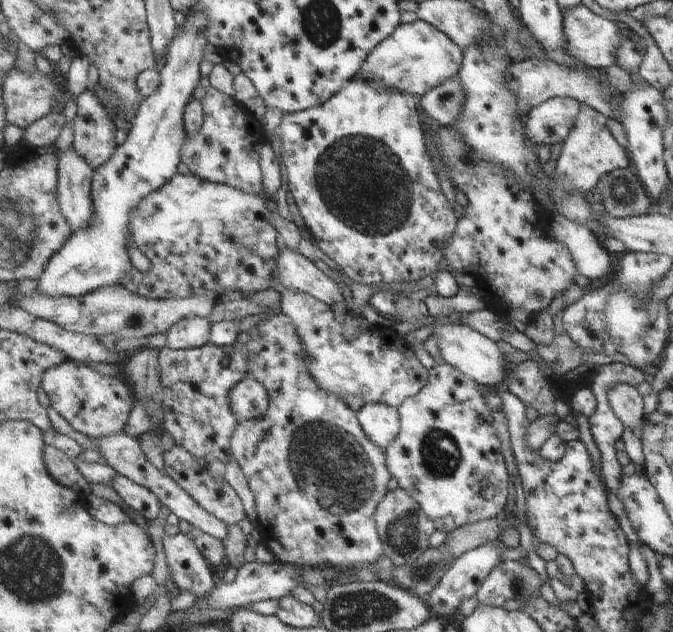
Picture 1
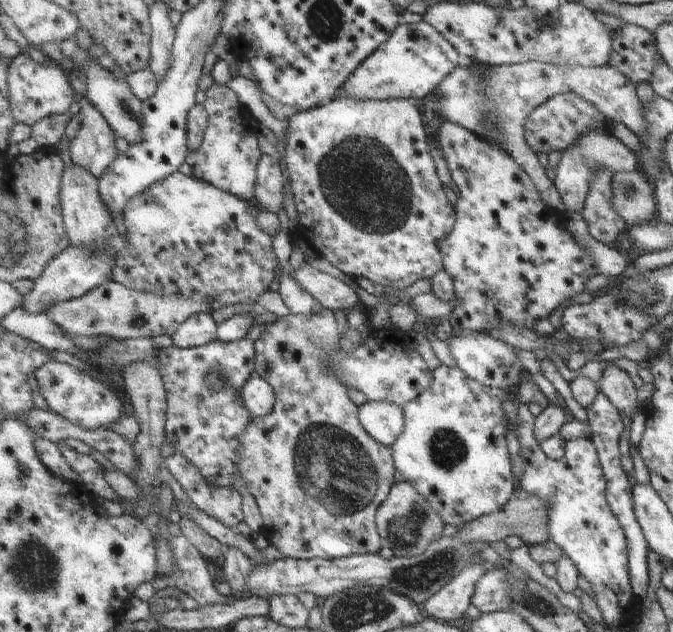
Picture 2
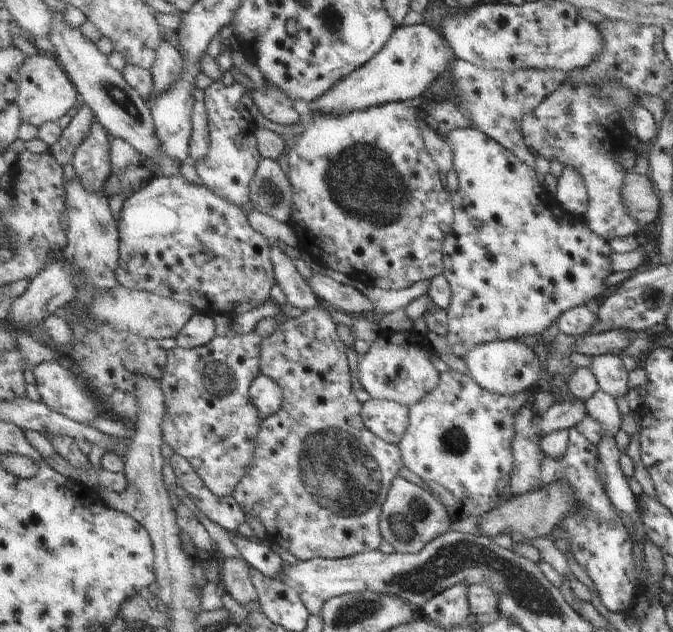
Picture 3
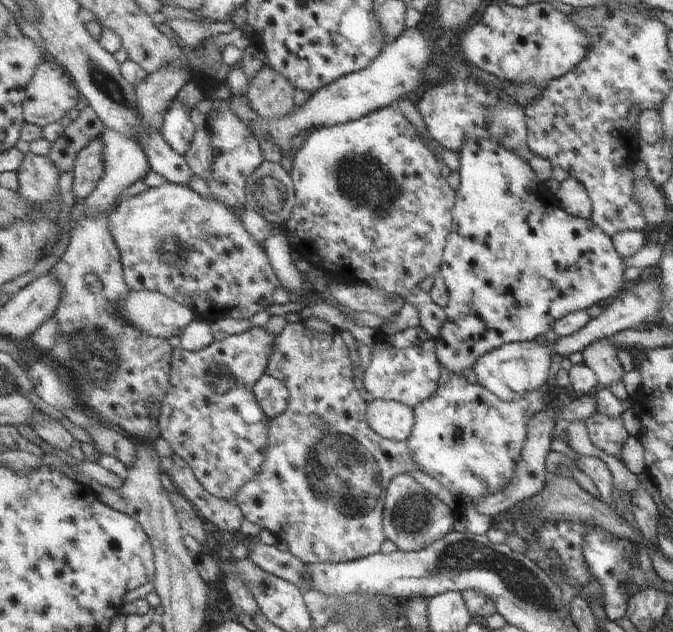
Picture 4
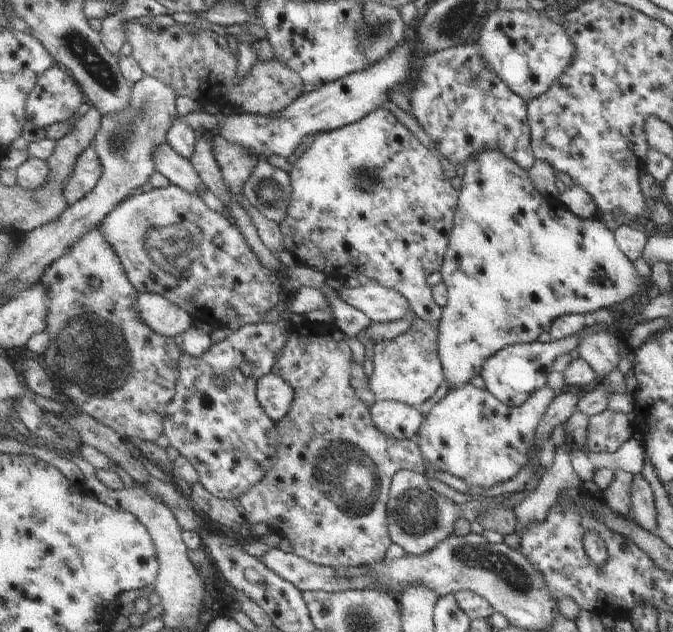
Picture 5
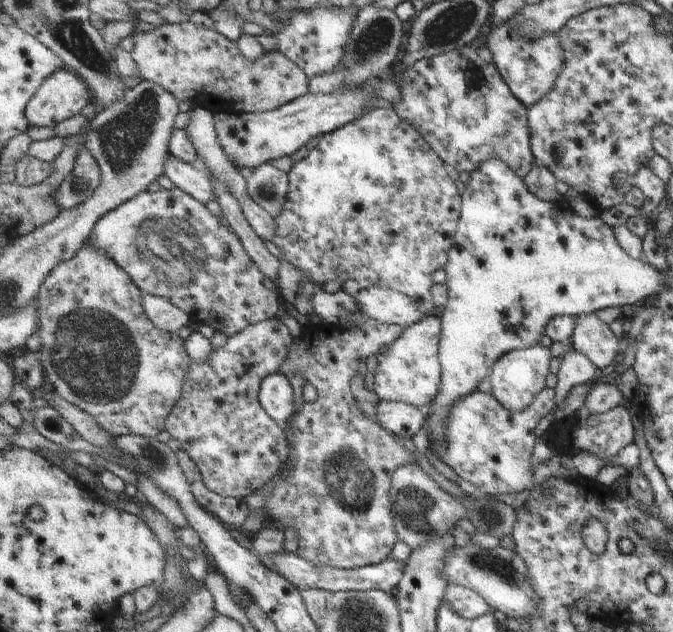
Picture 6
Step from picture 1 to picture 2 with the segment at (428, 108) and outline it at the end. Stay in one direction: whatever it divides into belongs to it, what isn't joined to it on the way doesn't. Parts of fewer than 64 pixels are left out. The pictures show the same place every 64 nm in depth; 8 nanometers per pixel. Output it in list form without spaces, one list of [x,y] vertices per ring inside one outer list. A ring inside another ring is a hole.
[[[466,58],[466,62],[455,68],[455,71],[451,72],[451,75],[448,75],[433,92],[432,100],[438,105],[436,111],[438,117],[443,120],[455,122],[475,132],[484,131],[491,125],[492,131],[497,132],[499,142],[503,144],[508,154],[527,172],[543,203],[561,214],[565,213],[567,208],[564,206],[556,183],[549,180],[549,176],[545,174],[545,168],[525,139],[525,124],[529,116],[551,98],[572,93],[593,104],[593,107],[607,120],[622,123],[640,137],[646,131],[646,121],[642,102],[639,102],[633,83],[624,73],[610,65],[571,67],[530,61],[475,69],[471,60]]]

